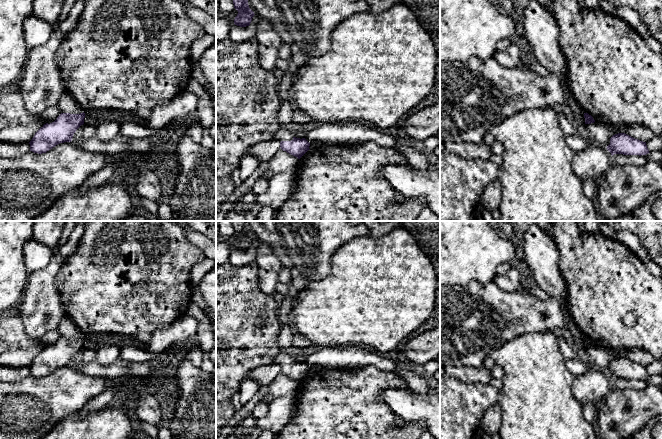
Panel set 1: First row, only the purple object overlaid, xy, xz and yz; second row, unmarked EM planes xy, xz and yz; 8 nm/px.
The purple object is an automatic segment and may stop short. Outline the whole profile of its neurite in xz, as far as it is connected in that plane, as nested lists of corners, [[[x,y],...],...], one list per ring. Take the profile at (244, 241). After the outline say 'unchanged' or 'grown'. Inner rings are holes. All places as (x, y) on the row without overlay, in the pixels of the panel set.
[[[233,221],[233,228],[238,235],[234,248],[240,251],[249,250],[255,238],[249,232],[247,221]]]; unchanged

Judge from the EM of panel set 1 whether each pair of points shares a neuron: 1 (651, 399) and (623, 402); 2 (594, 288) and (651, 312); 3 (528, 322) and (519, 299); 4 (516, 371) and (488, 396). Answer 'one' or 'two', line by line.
1: one
2: one
3: one
4: two

